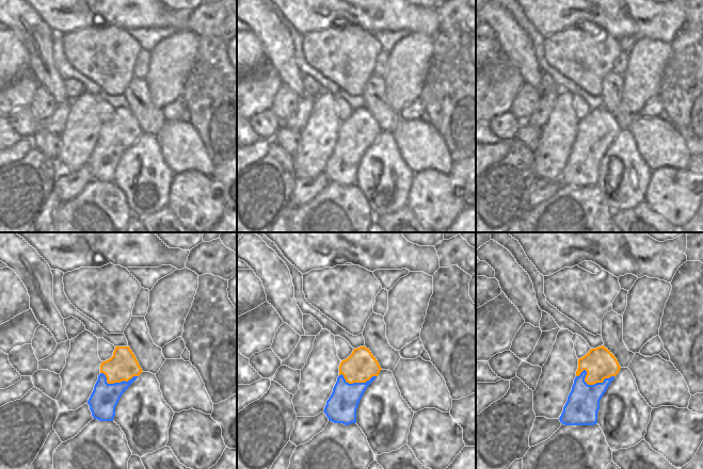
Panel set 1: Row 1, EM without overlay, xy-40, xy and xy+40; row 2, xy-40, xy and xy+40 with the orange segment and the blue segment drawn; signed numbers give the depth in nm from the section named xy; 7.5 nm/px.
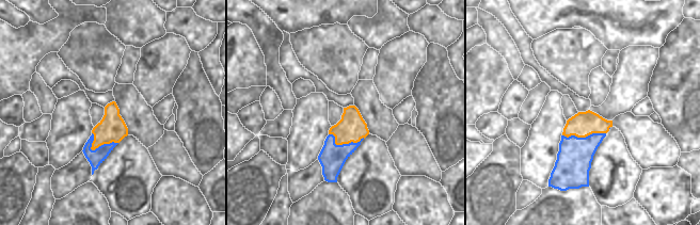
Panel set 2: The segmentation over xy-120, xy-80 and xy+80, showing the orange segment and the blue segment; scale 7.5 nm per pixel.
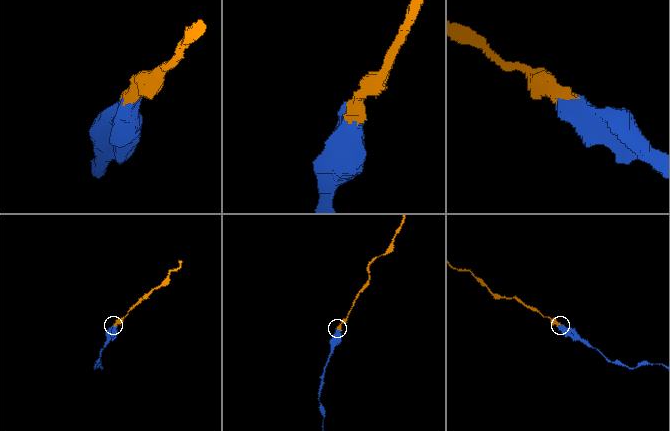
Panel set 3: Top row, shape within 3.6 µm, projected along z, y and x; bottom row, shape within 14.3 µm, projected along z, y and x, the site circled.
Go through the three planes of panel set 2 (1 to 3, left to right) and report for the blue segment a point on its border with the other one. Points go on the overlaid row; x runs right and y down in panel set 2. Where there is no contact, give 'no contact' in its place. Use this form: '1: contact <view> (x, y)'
1: contact xy-120 (104, 143)
2: contact xy-80 (344, 143)
3: contact xy+80 (584, 137)

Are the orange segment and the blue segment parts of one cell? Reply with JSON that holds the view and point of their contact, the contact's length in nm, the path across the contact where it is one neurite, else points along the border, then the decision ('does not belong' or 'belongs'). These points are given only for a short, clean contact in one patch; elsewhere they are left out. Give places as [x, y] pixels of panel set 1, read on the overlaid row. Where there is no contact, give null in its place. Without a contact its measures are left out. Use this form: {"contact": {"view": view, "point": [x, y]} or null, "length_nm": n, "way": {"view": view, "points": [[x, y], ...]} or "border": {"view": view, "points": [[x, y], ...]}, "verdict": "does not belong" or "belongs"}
{"contact": {"view": "xy+40", "point": [589, 384]}, "length_nm": 280, "verdict": "does not belong"}

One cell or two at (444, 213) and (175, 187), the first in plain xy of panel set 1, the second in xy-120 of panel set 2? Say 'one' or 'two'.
one

